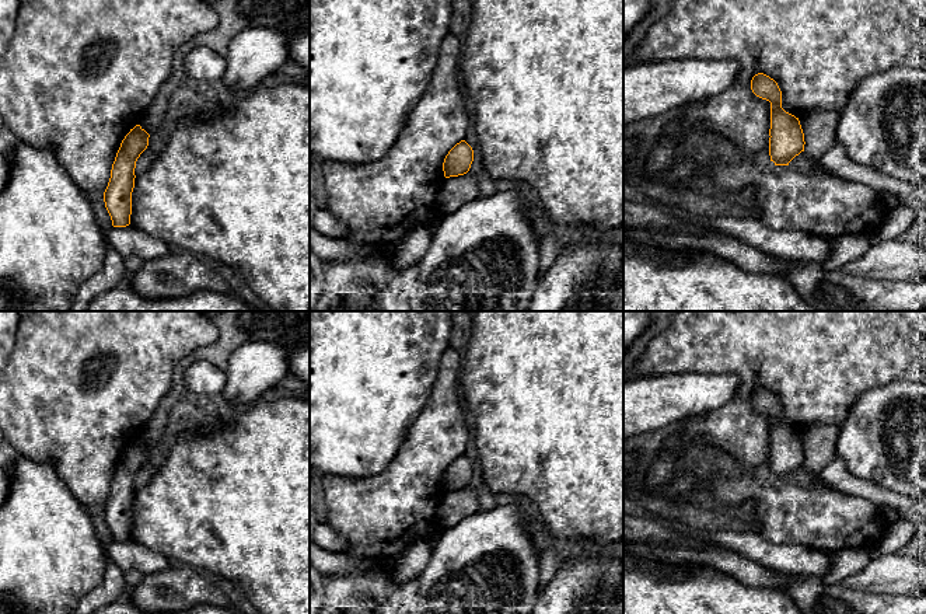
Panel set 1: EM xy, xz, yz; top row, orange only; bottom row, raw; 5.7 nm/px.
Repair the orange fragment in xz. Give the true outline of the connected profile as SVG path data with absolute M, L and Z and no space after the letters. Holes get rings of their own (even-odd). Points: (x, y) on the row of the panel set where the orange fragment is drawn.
M461 140L448 151L448 154L444 158L444 177L450 178L467 174L471 168L472 161L472 147L465 140Z

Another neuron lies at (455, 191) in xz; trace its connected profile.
M472 172L445 178L437 193L437 209L441 214L451 214L465 203L479 198L479 186Z

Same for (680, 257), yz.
M677 250L667 261L667 265L684 266L698 250Z

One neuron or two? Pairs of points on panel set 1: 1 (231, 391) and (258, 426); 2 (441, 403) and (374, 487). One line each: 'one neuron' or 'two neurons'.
1: two neurons
2: one neuron

